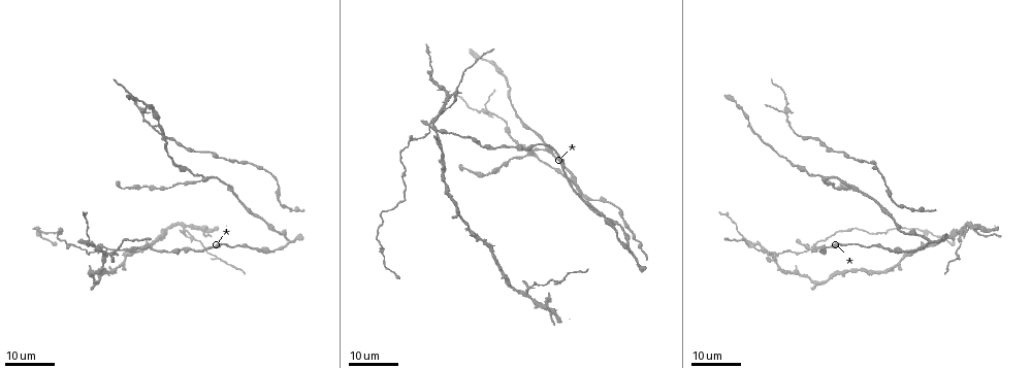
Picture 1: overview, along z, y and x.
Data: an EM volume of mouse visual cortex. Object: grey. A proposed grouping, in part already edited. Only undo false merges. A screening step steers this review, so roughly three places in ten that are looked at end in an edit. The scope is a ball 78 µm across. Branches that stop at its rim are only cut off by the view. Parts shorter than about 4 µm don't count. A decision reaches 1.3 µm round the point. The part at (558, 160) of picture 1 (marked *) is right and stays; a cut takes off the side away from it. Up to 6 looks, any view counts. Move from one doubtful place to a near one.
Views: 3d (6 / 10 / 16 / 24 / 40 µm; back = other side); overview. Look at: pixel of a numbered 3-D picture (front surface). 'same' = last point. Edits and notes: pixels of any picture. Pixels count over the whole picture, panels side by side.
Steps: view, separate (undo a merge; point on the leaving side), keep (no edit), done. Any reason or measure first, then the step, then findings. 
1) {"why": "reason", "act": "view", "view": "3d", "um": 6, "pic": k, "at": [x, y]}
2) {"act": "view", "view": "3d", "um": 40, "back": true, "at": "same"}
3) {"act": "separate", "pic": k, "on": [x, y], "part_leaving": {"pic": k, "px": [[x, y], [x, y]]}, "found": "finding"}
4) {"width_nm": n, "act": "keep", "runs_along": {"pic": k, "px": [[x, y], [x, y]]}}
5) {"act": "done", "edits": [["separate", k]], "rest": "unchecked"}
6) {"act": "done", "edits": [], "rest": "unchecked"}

{"act": "view", "view": "3d", "um": 16, "pic": 1, "at": [625, 236]}

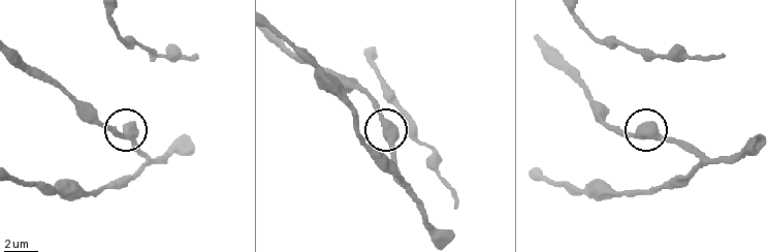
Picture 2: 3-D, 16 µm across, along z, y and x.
{"act": "view", "view": "3d", "um": 10, "pic": 2, "at": [133, 123]}

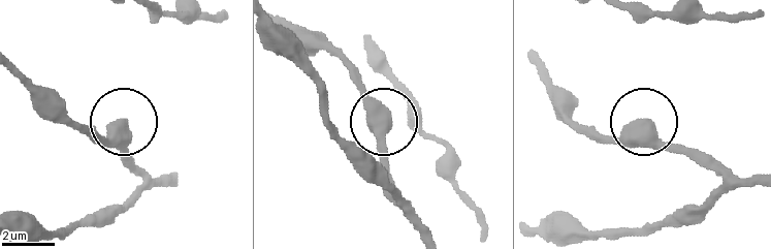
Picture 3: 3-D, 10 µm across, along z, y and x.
{"act": "keep", "found": "all the same neuron"}

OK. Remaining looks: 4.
{"why": "three arms meet", "act": "view", "view": "3d", "um": 24, "pic": 1, "at": [529, 293]}

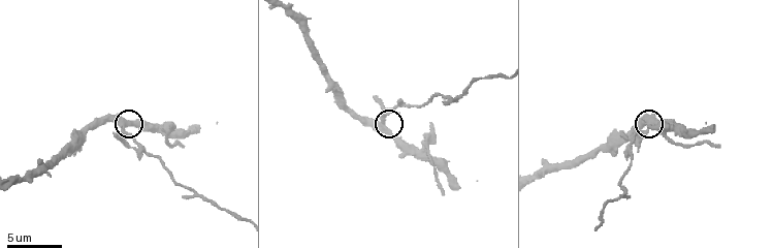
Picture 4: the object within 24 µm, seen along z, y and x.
{"act": "view", "view": "3d", "um": 10, "pic": 4, "at": [123, 127]}

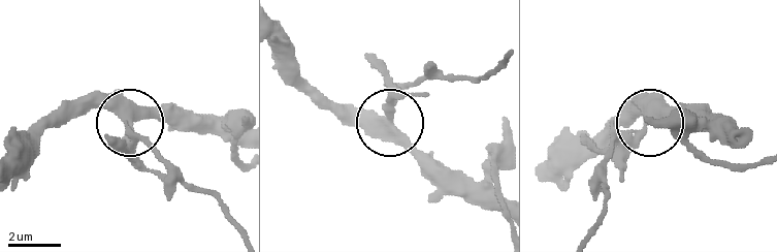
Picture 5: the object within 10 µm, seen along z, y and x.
{"arms": 3, "act": "separate", "pic": 5, "on": [135, 160], "part_leaving": {"pic": 5, "px": [[641, 129], [618, 139], [608, 155], [603, 215], [594, 235]]}, "found": "a second neuron is stuck on"}

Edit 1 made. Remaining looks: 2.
{"act": "view", "view": "3d", "um": 16, "pic": 1, "at": [834, 190]}

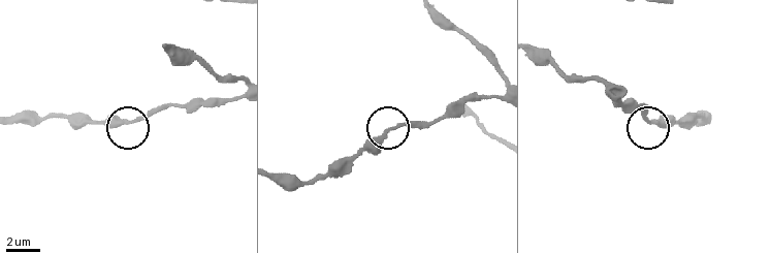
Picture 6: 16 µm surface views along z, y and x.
{"act": "view", "view": "3d", "um": 6, "pic": 6, "at": [124, 120]}

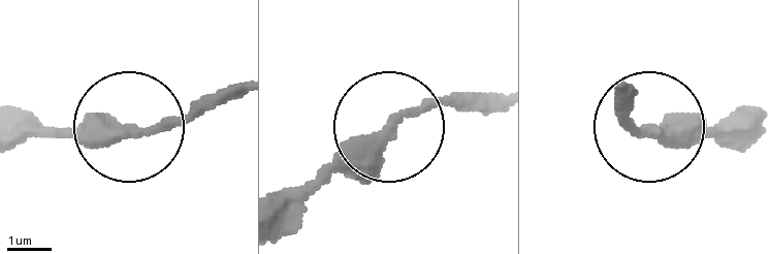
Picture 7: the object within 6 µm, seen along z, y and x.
{"act": "keep", "found": "one neuron here"}

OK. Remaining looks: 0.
{"act": "done", "edits": [["separate", 5]], "rest": "unchecked"}

